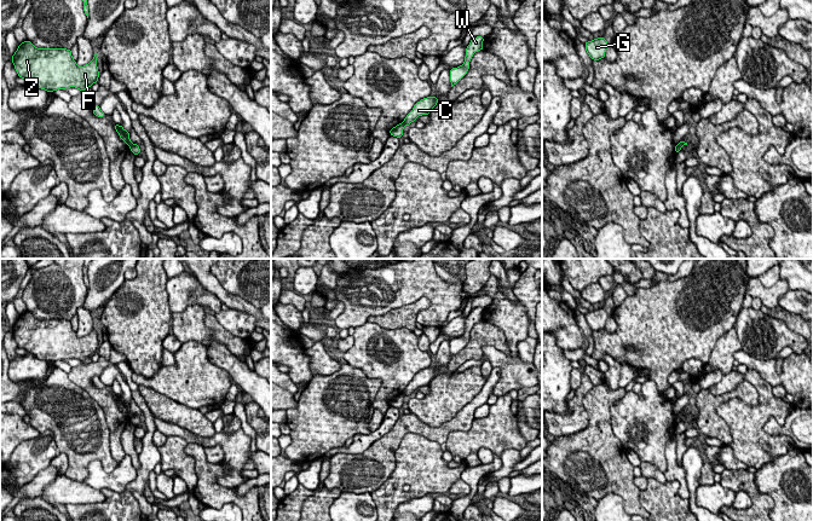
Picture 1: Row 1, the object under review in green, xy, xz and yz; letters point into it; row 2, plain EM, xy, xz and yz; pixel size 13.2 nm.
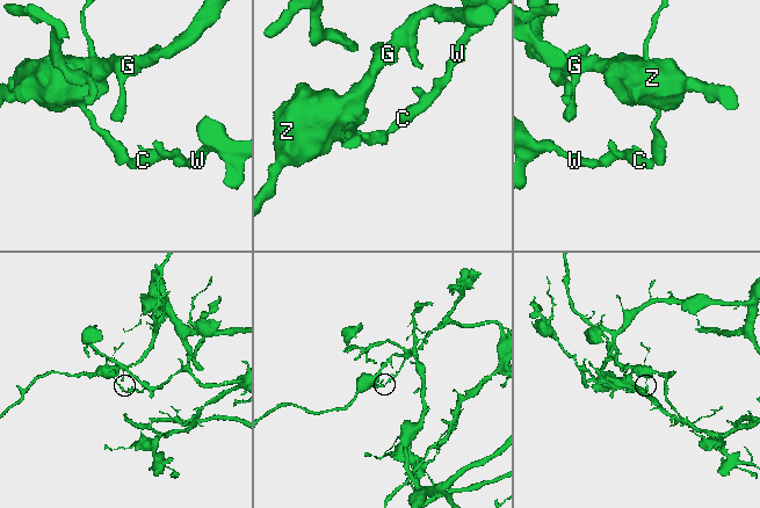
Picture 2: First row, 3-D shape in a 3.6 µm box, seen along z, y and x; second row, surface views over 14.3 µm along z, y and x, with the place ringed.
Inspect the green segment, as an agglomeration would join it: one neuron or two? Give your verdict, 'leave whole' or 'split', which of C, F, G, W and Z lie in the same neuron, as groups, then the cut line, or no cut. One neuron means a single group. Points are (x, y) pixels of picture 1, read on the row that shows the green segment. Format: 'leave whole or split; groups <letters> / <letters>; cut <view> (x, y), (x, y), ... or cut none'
split; groups C W / F G Z; cut xz (402, 122), (403, 126)

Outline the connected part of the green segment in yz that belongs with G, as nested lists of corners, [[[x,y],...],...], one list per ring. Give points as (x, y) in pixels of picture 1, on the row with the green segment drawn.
[[[598,37],[586,42],[584,46],[589,57],[594,60],[599,60],[605,57],[609,44],[605,37]]]

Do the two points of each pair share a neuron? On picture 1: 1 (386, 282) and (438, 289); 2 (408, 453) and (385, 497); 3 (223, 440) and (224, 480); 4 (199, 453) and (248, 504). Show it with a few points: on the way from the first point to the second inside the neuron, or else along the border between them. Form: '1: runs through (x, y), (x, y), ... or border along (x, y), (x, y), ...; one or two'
1: runs through (399, 282), (425, 282); one
2: runs through (408, 464), (408, 469), (393, 486); one
3: runs through (232, 450), (232, 472); one
4: runs through (205, 470), (207, 481), (222, 496), (231, 497); one

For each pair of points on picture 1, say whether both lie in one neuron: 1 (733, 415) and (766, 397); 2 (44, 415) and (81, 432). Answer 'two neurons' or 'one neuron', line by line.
1: one neuron
2: one neuron

